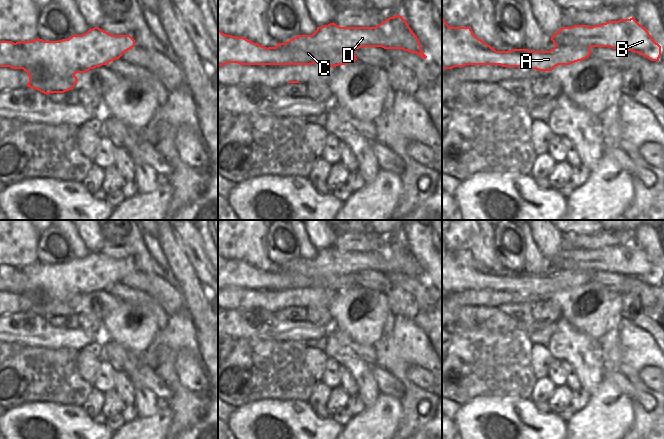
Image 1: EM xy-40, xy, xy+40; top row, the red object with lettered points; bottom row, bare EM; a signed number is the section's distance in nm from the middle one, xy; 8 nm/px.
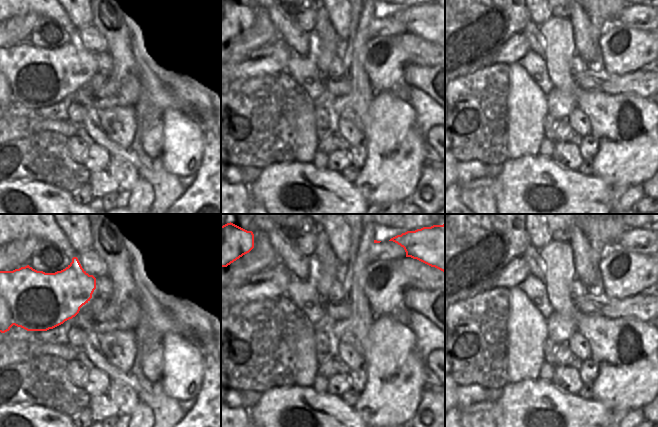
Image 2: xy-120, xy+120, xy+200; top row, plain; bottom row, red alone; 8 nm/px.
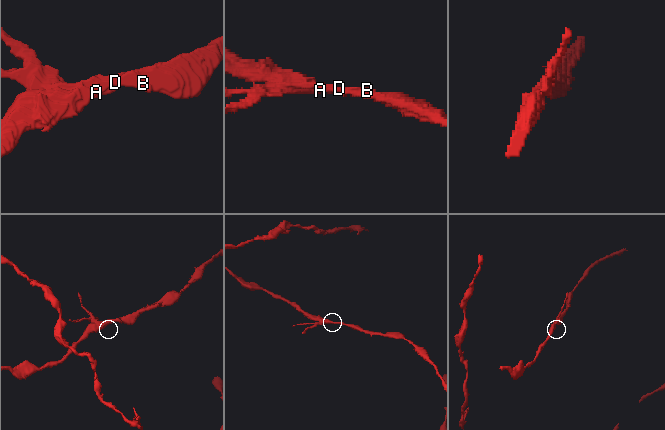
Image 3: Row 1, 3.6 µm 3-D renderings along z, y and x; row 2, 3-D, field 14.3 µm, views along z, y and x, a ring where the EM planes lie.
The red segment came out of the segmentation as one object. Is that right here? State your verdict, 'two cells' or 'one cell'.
two cells

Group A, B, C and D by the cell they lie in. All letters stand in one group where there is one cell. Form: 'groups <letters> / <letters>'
groups A / B C D

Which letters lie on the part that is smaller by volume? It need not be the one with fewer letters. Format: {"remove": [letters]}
{"remove": ["A"]}

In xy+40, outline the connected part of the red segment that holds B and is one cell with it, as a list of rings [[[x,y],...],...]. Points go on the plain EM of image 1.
[[[634,241],[608,245],[592,251],[574,249],[562,251],[551,264],[555,269],[575,272],[575,286],[588,282],[591,271],[610,271],[640,277],[651,285],[659,285],[661,270],[656,267],[647,253]]]

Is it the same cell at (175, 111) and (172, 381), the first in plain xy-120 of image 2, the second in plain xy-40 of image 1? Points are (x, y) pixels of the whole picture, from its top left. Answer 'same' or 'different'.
different

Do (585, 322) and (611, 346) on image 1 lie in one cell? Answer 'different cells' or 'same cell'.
different cells

